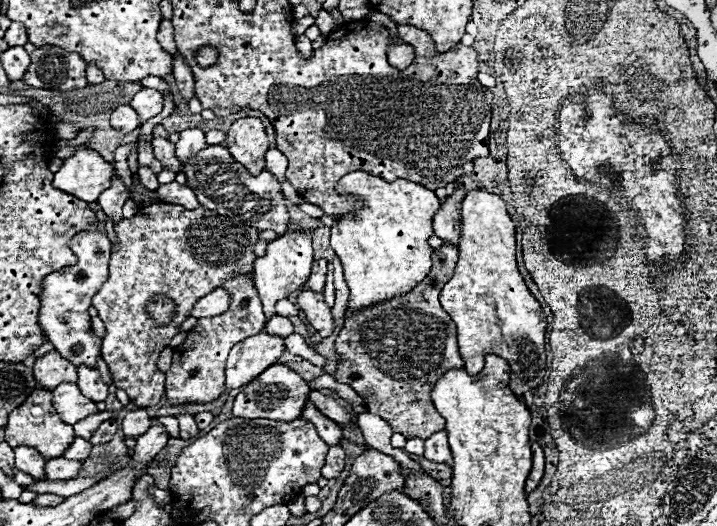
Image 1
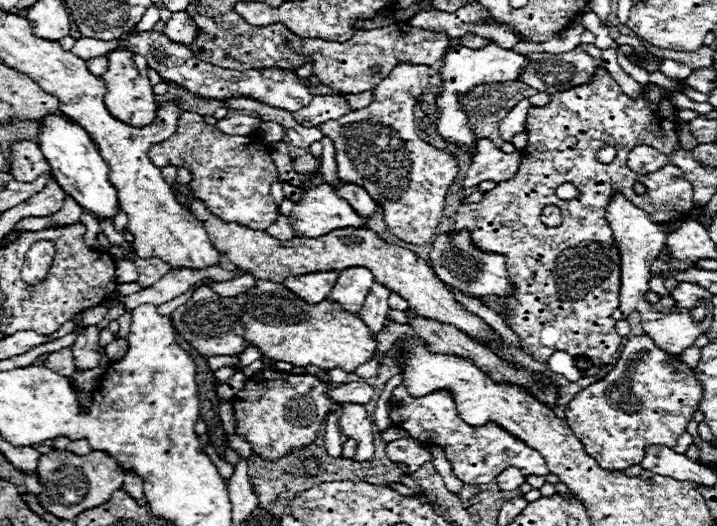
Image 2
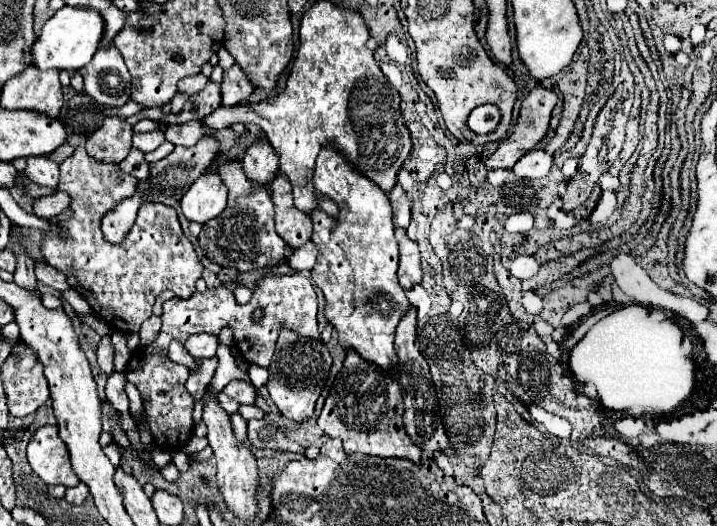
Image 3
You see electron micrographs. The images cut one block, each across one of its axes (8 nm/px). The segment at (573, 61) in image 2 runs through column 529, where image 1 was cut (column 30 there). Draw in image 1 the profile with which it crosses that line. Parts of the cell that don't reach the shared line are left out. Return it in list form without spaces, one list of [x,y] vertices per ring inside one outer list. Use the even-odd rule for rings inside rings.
[[[40,46],[30,54],[30,68],[24,82],[44,90],[82,90],[86,82],[86,62],[76,52],[66,52],[58,46]]]

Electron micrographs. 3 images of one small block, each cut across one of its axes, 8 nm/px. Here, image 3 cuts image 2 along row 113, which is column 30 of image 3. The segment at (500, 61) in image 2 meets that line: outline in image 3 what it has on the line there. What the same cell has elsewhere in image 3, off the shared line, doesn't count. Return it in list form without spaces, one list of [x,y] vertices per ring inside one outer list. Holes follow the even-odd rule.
[[[42,426],[34,432],[26,450],[32,470],[42,478],[44,484],[78,486],[80,480],[70,468],[70,456],[66,444],[58,436],[56,426]]]

